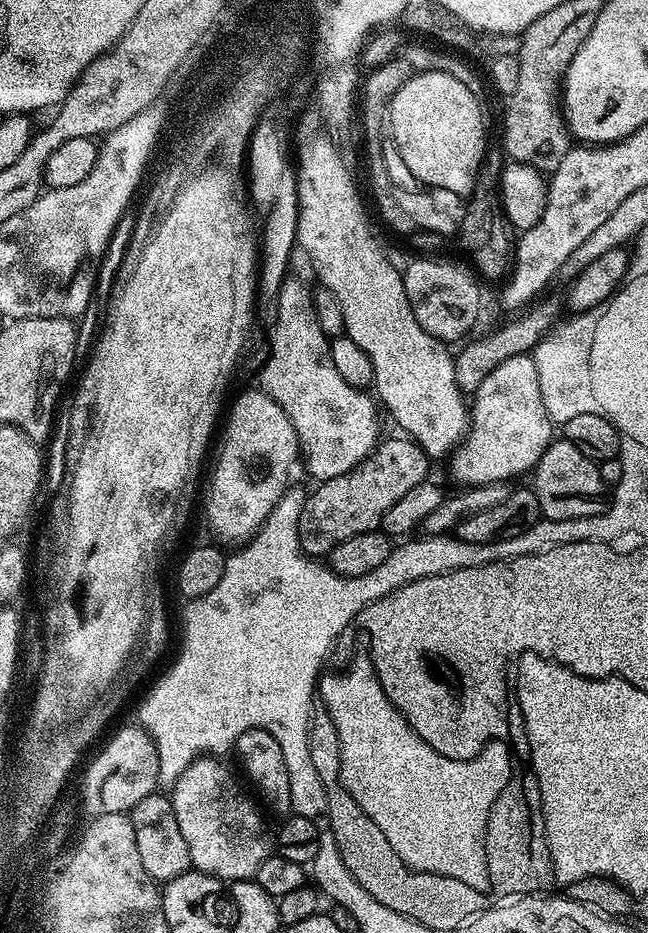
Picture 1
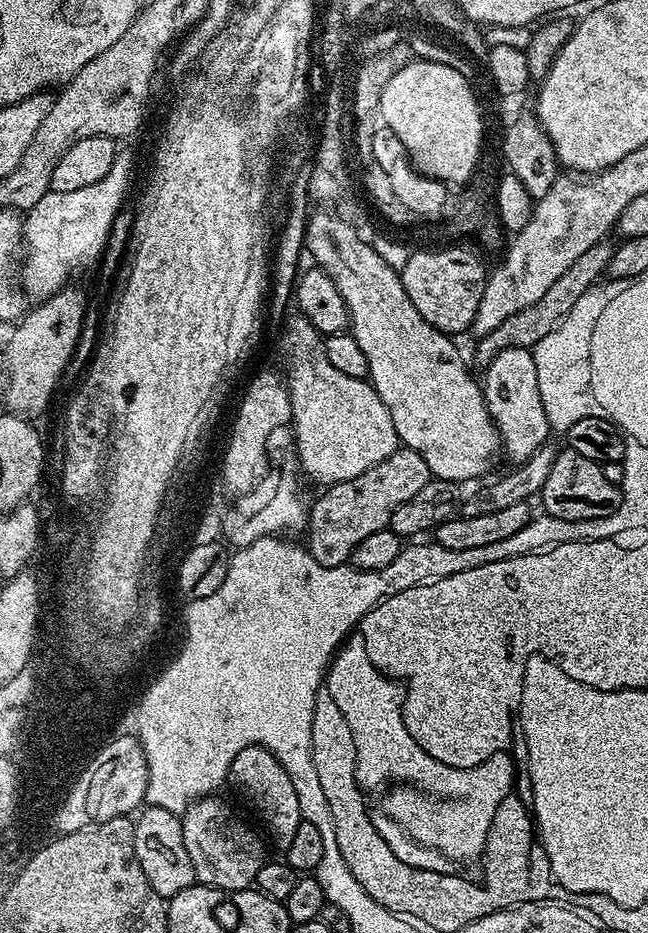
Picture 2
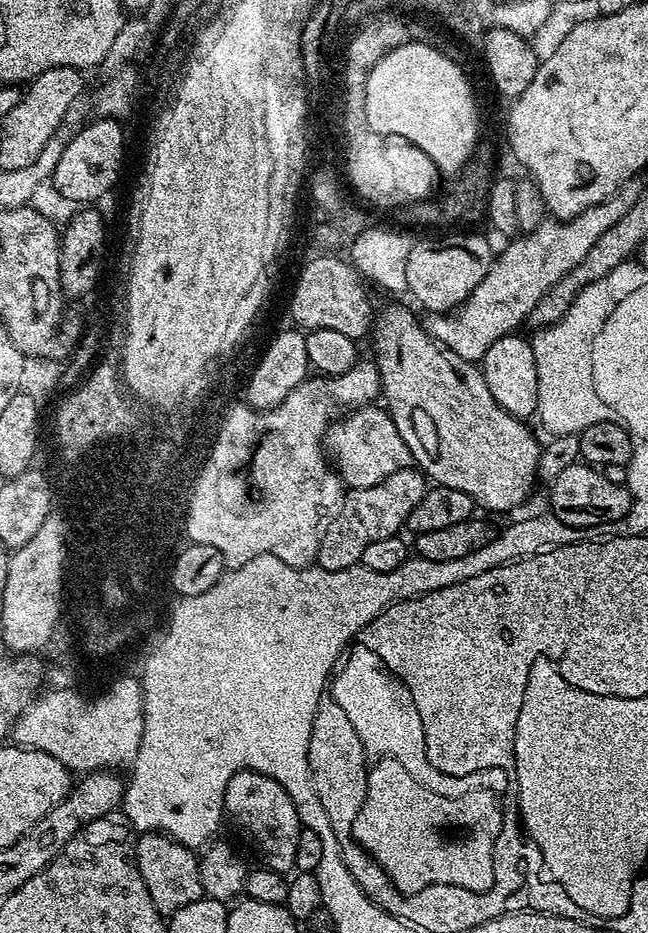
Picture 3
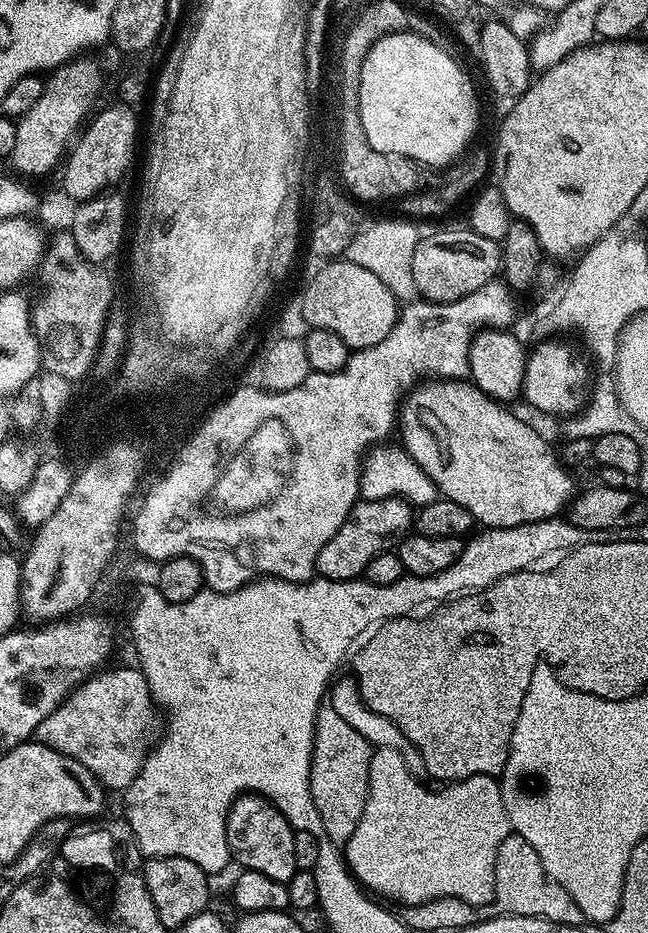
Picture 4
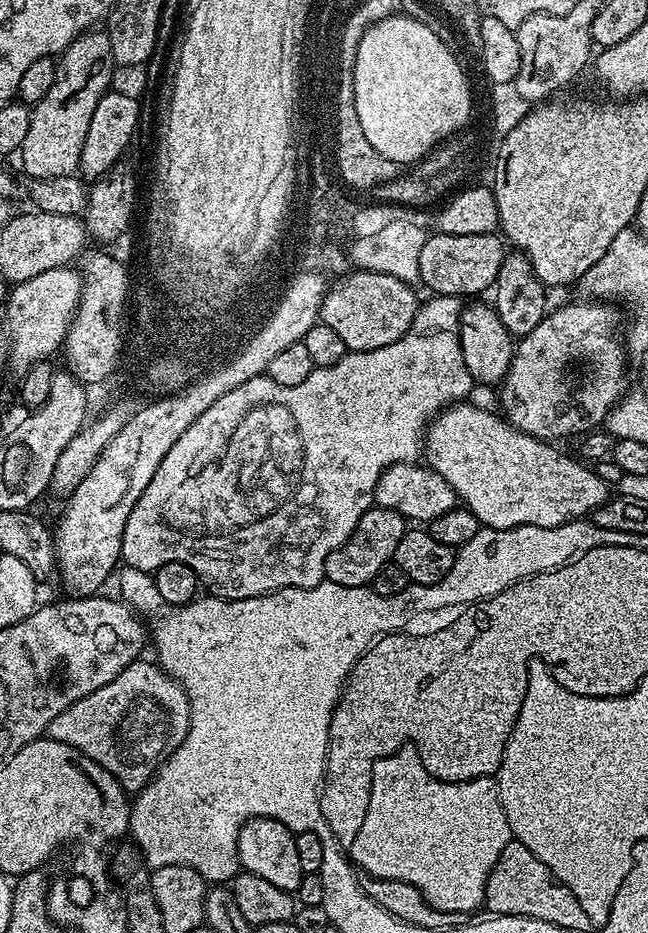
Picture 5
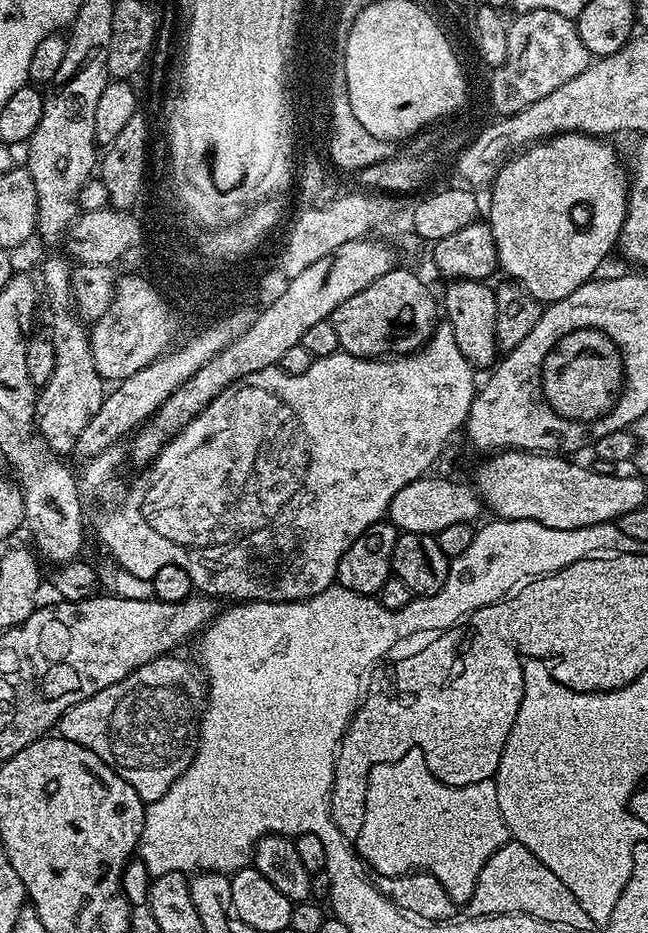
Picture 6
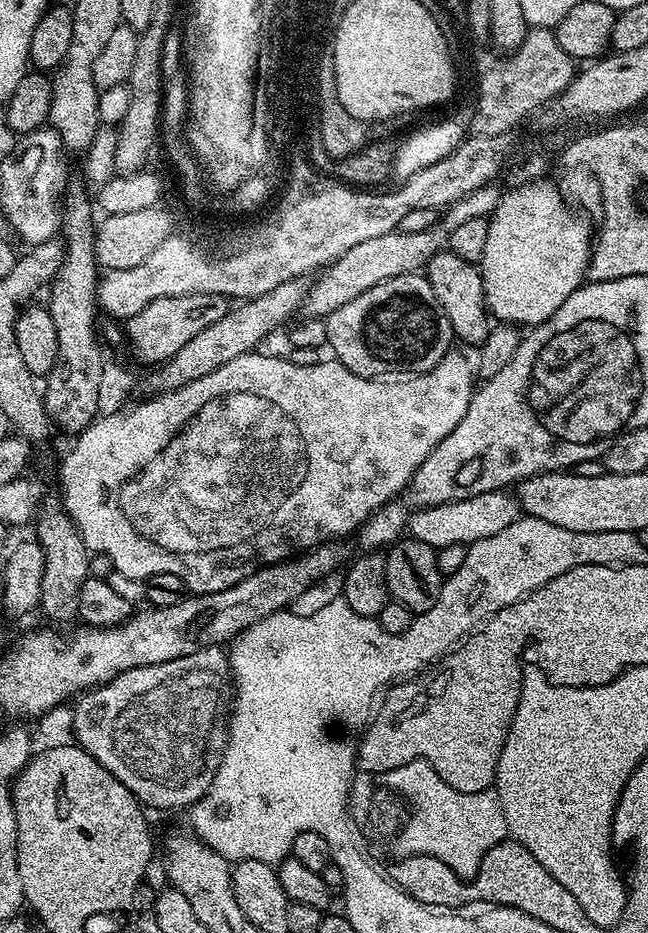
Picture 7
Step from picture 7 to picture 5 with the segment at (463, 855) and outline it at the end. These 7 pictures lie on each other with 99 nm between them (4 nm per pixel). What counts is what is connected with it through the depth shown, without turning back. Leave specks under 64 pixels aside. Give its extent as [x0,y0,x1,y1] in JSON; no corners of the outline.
[350,746,513,914]

